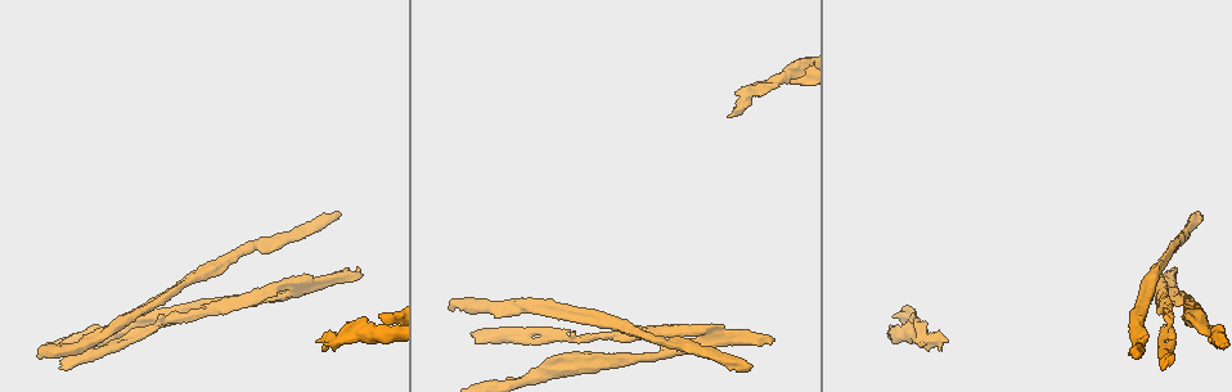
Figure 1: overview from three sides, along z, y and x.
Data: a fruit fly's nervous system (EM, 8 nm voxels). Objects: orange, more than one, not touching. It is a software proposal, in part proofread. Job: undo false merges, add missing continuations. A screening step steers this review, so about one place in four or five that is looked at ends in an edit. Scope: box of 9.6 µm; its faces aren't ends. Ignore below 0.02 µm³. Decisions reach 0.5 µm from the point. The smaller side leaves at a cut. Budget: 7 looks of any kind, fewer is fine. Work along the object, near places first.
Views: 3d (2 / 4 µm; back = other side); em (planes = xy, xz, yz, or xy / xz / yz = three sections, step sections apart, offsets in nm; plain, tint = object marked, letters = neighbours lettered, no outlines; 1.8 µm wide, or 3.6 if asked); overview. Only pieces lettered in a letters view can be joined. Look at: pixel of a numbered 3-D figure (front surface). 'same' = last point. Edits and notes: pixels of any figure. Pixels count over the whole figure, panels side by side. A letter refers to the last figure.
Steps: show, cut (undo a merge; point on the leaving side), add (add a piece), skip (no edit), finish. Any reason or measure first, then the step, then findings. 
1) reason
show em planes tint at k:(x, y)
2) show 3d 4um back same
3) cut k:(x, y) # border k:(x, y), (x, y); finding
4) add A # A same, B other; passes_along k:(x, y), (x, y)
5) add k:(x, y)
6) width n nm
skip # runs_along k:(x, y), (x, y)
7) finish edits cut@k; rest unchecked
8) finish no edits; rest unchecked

thick turns thin
show 3d 2um at 1:(155, 320)

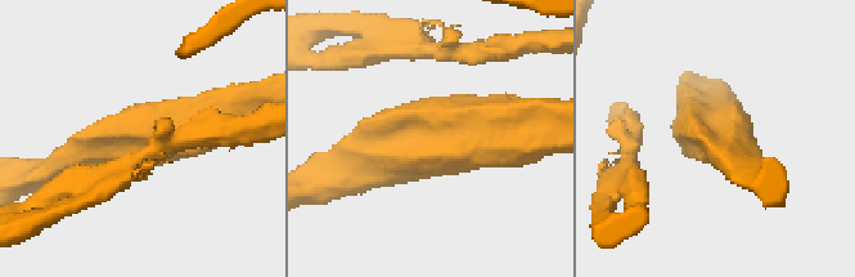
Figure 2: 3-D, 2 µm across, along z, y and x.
now the EM
show em planes letters at 2:(137, 144)

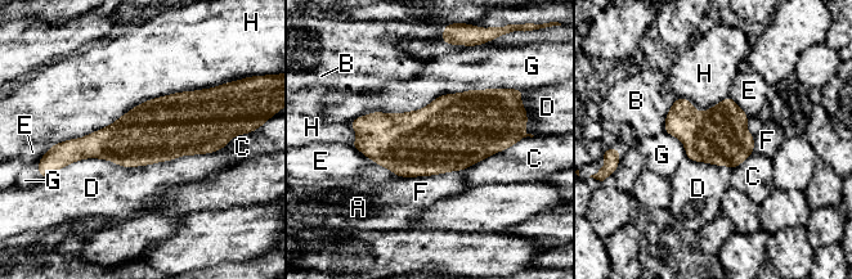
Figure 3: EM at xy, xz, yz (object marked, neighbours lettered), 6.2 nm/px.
skip # A other, B other, C other, D other, E other, F other, G other, H other; border 3:(223, 148), (57, 170); one neuron here

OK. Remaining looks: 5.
branch stops here
show em planes plain at 1:(946, 342)

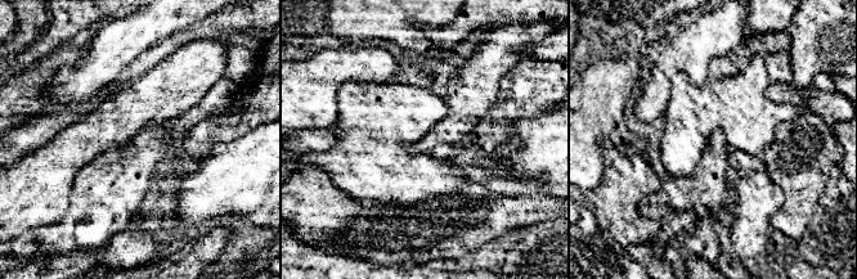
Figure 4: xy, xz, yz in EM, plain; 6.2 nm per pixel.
show em planes letters same

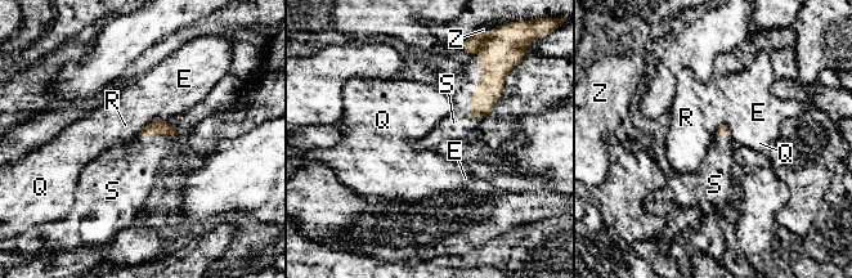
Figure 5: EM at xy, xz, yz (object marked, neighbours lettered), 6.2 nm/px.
add S # E other, Q other, R other, S same, Z other; passes_along 5:(161, 126), (157, 134), (135, 167); it goes on there

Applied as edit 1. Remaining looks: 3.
finish edits add@5; rest unchecked

